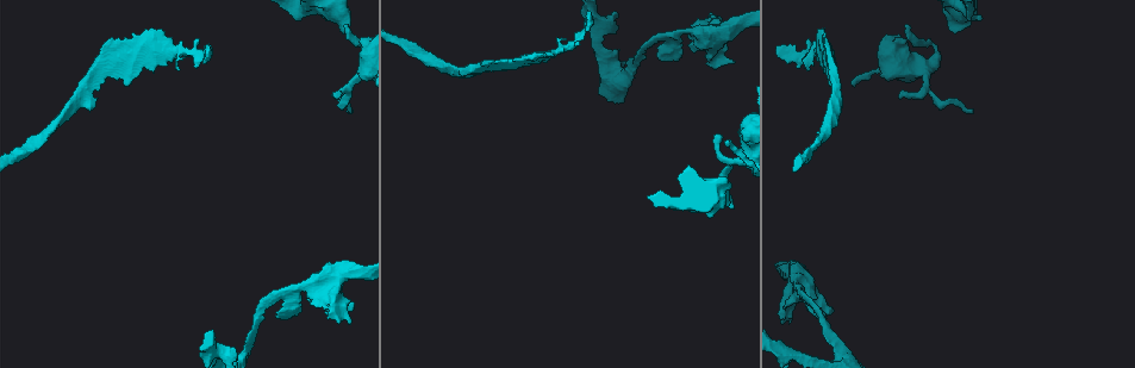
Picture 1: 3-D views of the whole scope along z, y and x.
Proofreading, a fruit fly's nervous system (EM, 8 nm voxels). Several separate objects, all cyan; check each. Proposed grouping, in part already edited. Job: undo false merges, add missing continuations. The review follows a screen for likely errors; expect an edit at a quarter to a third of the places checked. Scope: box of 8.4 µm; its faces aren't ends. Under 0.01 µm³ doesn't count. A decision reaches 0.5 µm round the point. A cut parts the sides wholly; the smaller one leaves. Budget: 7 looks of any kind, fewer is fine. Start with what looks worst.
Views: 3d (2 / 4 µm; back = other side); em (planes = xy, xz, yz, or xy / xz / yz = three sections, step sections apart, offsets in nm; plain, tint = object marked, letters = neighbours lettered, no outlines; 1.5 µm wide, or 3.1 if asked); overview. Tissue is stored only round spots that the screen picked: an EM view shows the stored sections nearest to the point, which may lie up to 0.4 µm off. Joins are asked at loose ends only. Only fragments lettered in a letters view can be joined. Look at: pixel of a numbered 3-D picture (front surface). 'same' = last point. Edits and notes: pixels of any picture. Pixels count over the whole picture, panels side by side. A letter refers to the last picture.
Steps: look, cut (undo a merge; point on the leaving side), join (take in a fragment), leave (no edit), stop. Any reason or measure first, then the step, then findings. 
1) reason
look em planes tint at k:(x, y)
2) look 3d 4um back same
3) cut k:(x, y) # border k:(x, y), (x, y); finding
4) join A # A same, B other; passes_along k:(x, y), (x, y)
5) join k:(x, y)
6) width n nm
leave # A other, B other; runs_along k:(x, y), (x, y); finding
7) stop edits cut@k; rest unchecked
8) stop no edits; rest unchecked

look 3d 4um at 1:(710, 218)

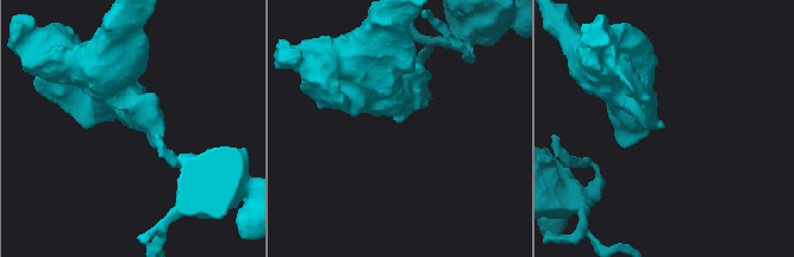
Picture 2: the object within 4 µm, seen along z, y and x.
look em yz step 8 letters at 2:(661, 123)

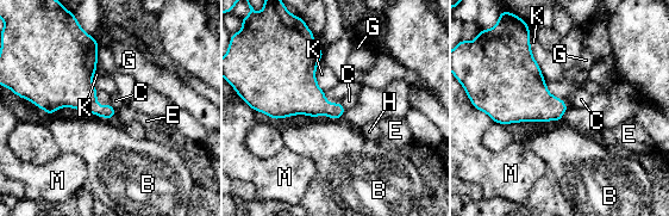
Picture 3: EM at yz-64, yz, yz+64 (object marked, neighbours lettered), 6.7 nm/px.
look em planes letters same

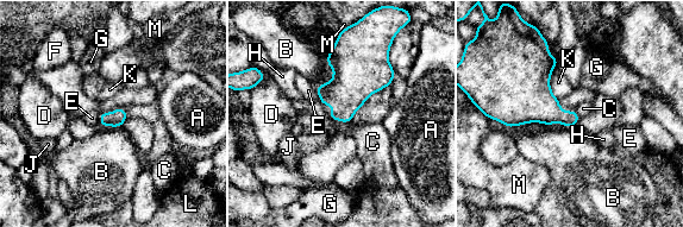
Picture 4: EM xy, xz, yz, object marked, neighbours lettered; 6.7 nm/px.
leave # A other, B other, C other, D other, E other, F other, G other, H other, J other, K other, L other, M other; no lettered fragment goes on from it

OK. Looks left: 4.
branch stops here
look em xy step 4 letters at 1:(972, 111)

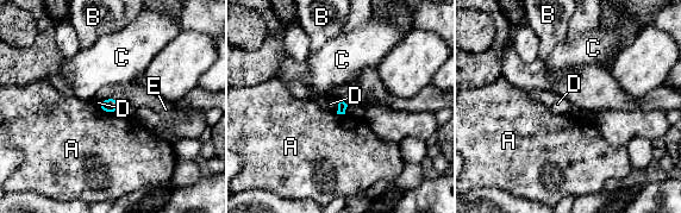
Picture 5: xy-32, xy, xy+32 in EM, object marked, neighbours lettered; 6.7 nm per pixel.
leave # A other, B other, C other, D other, E other; border 5:(338, 100), (338, 110), (336, 112); no lettered fragment goes on from it

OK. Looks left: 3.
four or more arms meet
look 3d 4um at 1:(699, 36)

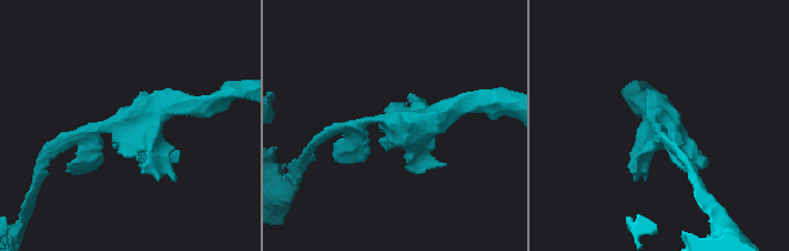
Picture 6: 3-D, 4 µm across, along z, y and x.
need the tissue
look em planes letters at 6:(123, 131)

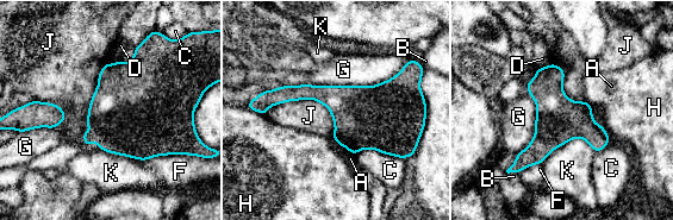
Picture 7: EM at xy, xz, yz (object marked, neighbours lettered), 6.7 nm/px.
width 320 nm
leave # A other, B other, C other, D other, F other, G other, H other, J other, K other; border 7:(265, 114), (317, 100), (335, 131); one cell here

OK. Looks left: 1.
stop no edits; rest unchecked

